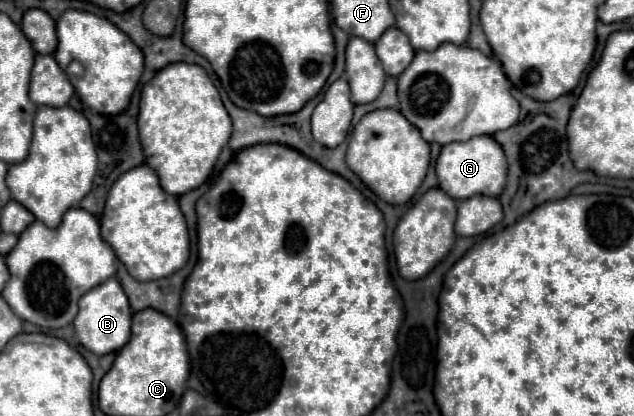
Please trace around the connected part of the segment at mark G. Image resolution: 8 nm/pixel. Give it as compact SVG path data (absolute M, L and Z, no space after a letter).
M472 137L464 143L444 145L436 159L438 185L454 199L466 199L472 195L498 197L506 185L506 157L502 157L502 147L490 137Z

